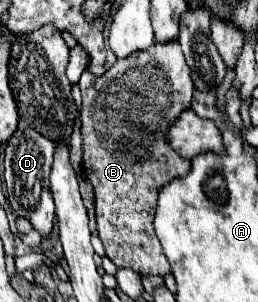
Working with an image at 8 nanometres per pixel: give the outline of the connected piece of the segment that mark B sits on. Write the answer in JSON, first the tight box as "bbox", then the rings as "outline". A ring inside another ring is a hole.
{"bbox":[79,41,193,277],"outline":[[[179,41],[153,43],[151,47],[137,51],[135,55],[117,59],[115,65],[101,77],[85,71],[79,79],[79,89],[83,95],[83,173],[93,185],[97,233],[105,247],[105,253],[117,267],[129,267],[139,275],[163,277],[171,269],[153,231],[157,193],[165,183],[169,183],[177,175],[185,175],[189,169],[189,161],[171,151],[165,139],[167,127],[189,107],[193,95],[191,69],[185,63],[181,45]]]}

